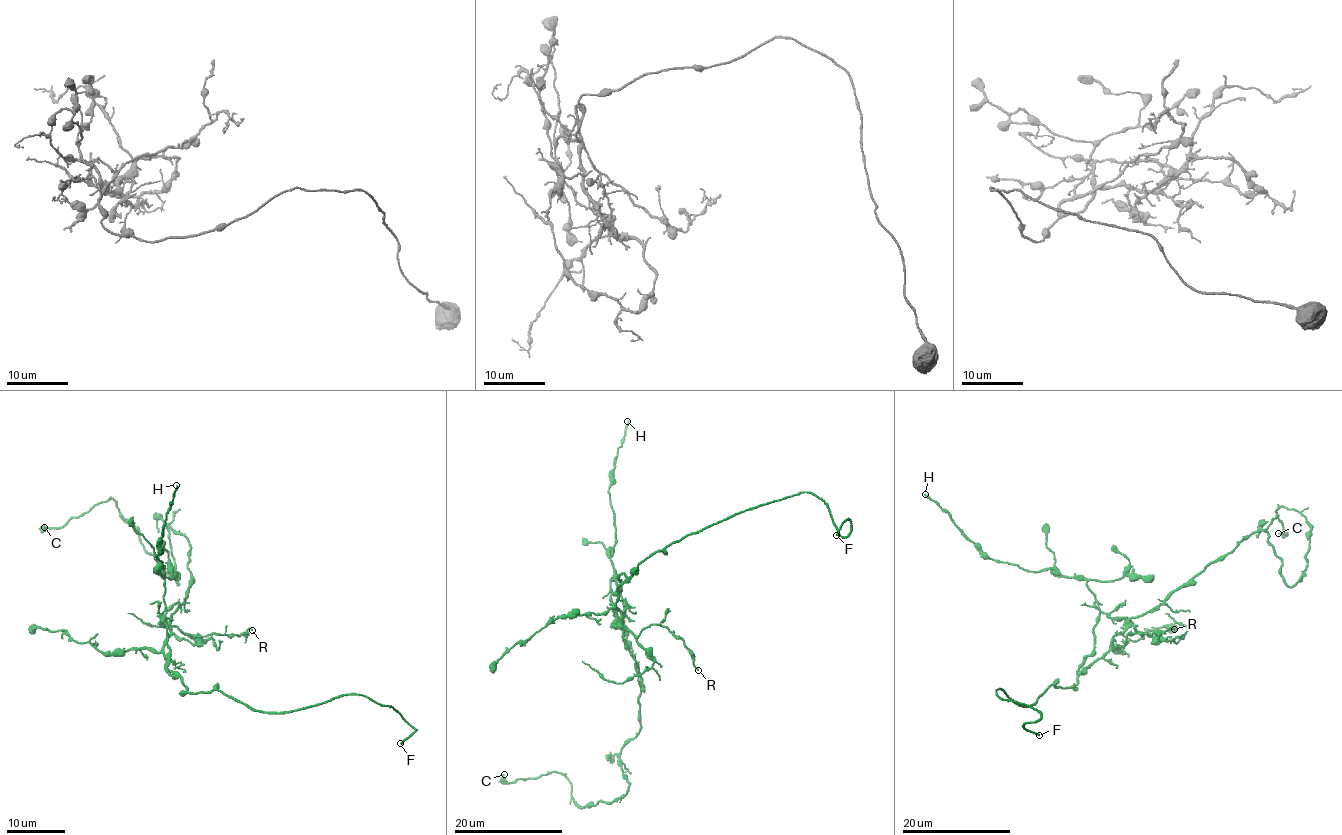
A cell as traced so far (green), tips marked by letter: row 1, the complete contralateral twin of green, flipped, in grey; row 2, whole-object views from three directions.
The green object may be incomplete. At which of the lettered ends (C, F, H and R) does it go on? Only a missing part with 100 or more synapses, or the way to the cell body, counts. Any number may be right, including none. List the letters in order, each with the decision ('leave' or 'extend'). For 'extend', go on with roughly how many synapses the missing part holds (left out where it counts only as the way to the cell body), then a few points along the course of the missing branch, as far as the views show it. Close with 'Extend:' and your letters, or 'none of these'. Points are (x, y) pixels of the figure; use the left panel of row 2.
C: leave
F: extend; missing branch runs (400, 743), (397, 765)
H: leave
R: leave
Extend: F

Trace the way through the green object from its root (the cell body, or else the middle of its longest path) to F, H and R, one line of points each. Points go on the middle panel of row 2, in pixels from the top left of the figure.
F: (623, 639), (618, 587), (647, 558), (691, 533), (809, 491), (826, 505), (841, 536), (851, 522), (836, 535)
H: (623, 639), (615, 602), (626, 575), (619, 575), (618, 596), (608, 488), (627, 421)
R: (623, 639), (622, 625), (637, 636), (653, 624), (666, 627), (683, 640), (698, 670)

